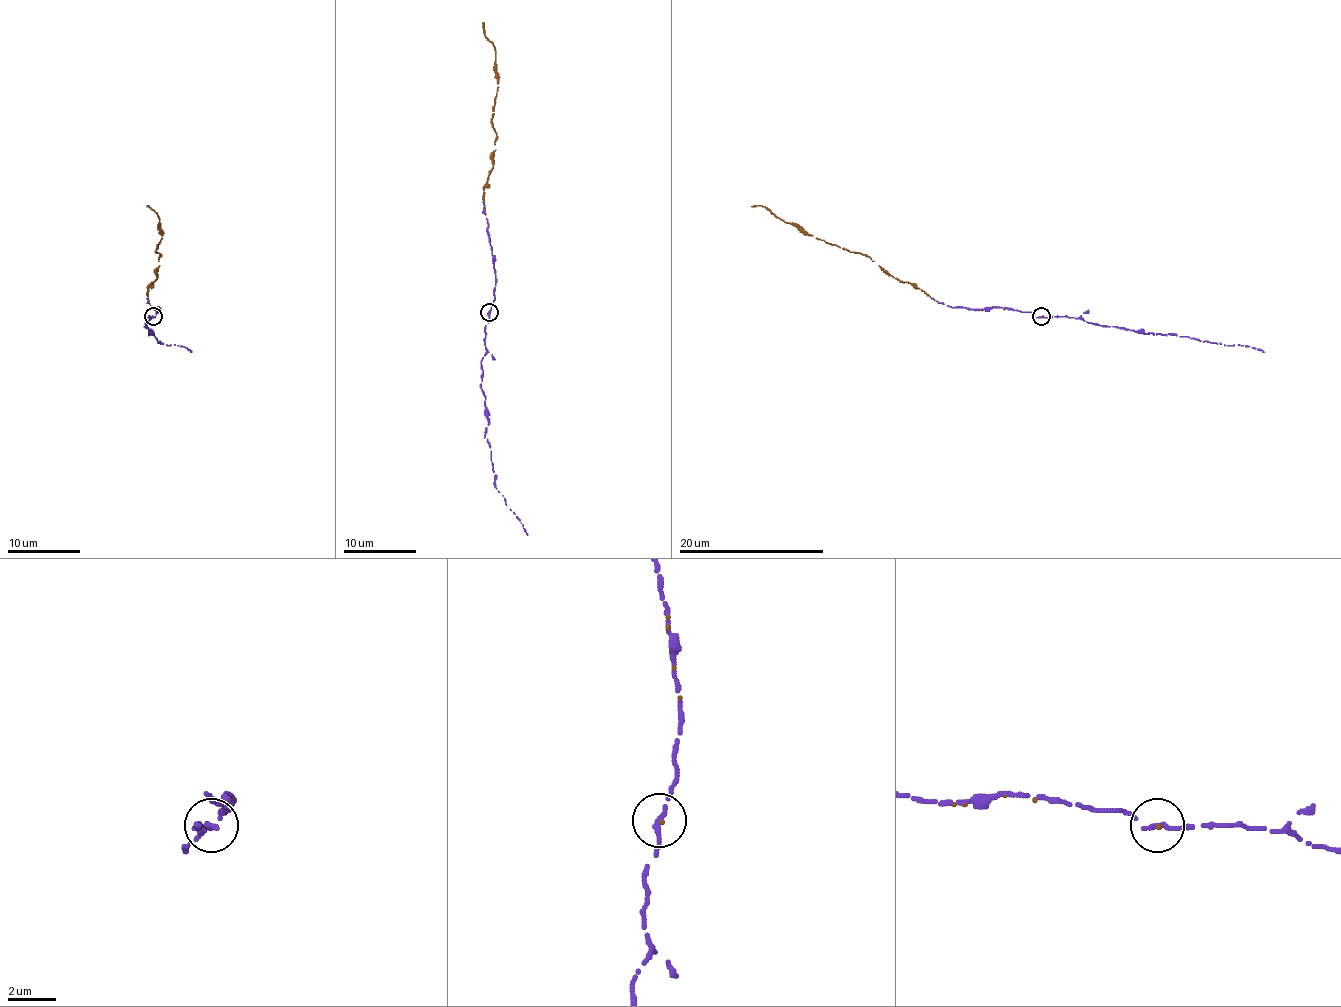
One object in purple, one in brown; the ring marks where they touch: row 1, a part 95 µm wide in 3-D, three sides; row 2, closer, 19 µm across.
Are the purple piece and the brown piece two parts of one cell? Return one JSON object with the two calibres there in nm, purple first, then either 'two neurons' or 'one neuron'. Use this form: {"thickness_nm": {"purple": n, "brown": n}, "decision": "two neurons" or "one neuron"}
{"thickness_nm": {"purple": 190, "brown": 100}, "decision": "one neuron"}

